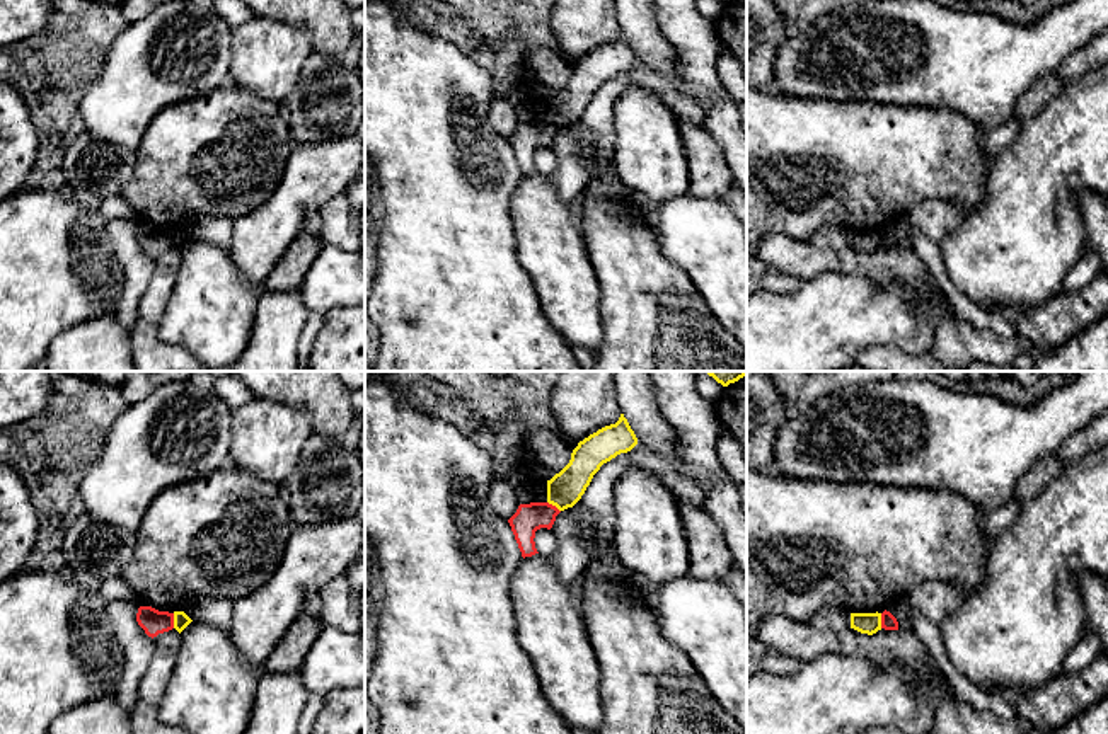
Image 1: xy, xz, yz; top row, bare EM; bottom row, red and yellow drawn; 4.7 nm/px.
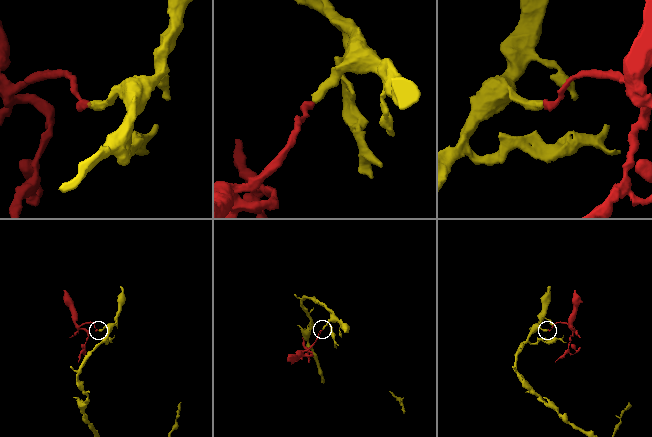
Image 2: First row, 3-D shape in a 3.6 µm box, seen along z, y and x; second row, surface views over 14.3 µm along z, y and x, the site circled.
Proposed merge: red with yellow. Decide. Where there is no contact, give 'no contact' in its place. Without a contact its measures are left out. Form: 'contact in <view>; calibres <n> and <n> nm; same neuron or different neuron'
contact in xy; calibres 120 and 80 nm; different neuron

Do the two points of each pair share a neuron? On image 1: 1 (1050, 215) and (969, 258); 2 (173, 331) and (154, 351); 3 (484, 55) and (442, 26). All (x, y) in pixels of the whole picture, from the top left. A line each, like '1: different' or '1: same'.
1: same
2: different
3: same

